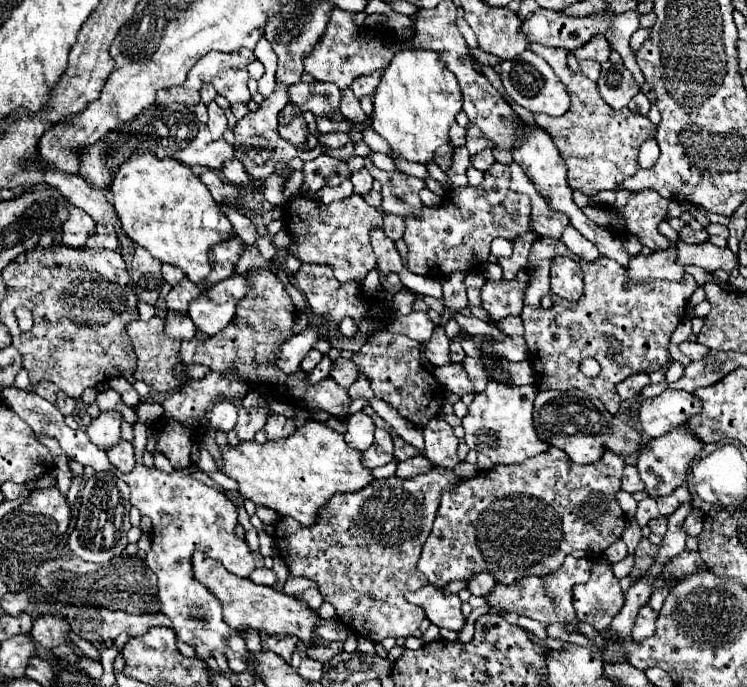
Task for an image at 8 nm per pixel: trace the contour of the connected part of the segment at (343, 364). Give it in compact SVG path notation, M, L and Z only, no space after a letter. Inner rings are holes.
M336 359L334 365L332 365L332 371L330 371L330 377L340 385L340 387L350 387L356 377L358 377L358 367L354 367L354 361L352 359Z

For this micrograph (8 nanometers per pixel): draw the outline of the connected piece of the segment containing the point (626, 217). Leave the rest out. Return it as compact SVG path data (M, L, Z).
M644 189L634 193L628 203L624 205L624 209L614 209L614 207L598 207L598 205L586 205L582 211L588 219L592 219L596 225L608 229L608 227L618 227L618 229L630 229L630 235L638 237L642 245L650 247L650 249L666 249L670 245L670 241L666 237L660 235L658 225L666 219L668 215L668 205L670 201L660 197L656 191L652 189Z

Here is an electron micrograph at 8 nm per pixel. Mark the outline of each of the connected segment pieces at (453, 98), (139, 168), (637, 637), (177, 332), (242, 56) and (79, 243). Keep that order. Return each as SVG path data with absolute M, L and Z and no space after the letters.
M398 51L376 87L372 129L388 141L392 157L426 165L434 161L436 149L450 141L448 131L460 111L460 87L452 71L448 71L448 67L438 59L438 53Z
M136 151L132 159L118 169L110 189L112 189L112 205L120 217L126 235L136 245L148 249L150 255L156 257L158 261L180 267L192 283L204 285L206 277L212 271L210 251L214 245L224 243L224 239L230 237L232 227L224 211L218 207L218 203L214 203L210 191L200 181L200 177L190 167L174 159L156 159L150 151Z
M644 605L636 617L636 623L634 623L634 629L632 629L632 637L634 641L642 641L650 635L654 635L656 631L656 617L658 613L652 611L648 605Z
M170 313L166 315L166 327L164 327L164 333L172 339L178 339L178 341L184 341L184 339L192 339L196 335L196 329L192 323L184 323L188 317L186 315L178 315L178 313Z
M236 51L236 53L210 53L206 57L202 57L196 67L190 69L188 79L184 81L184 85L180 87L170 87L170 89L162 89L156 95L156 103L182 103L186 109L194 109L200 103L200 89L204 83L210 83L220 95L224 95L230 103L236 101L250 101L250 91L248 91L248 63L256 61L254 51Z
M68 203L70 209L70 219L62 225L62 233L64 233L64 245L68 247L84 247L88 241L88 235L94 233L96 223L92 221L92 217L88 213L84 213L82 209L74 207Z

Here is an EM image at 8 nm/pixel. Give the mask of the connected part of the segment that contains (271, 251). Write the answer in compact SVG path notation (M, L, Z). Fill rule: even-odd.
M258 237L260 241L256 243L256 247L260 249L260 253L266 257L266 259L272 259L272 261L276 261L276 257L278 257L278 251L276 251L276 247L272 245L272 239L270 237Z

